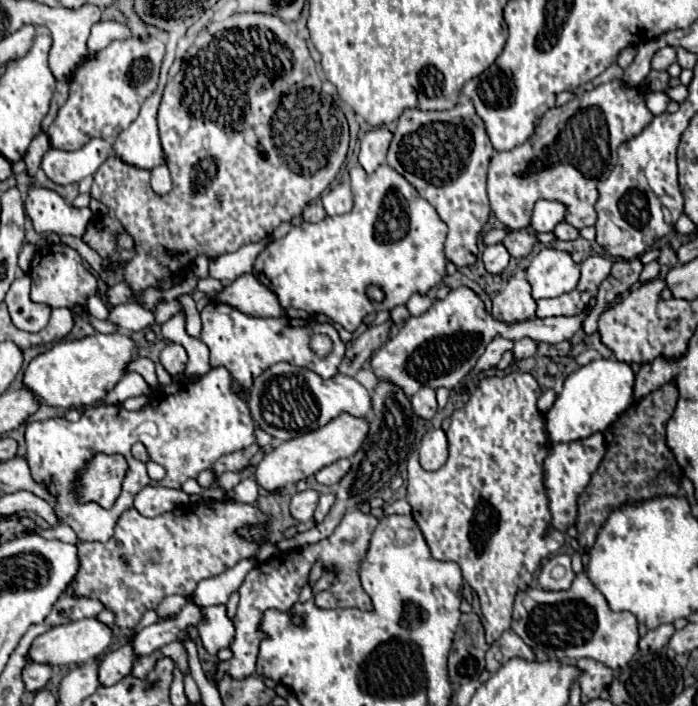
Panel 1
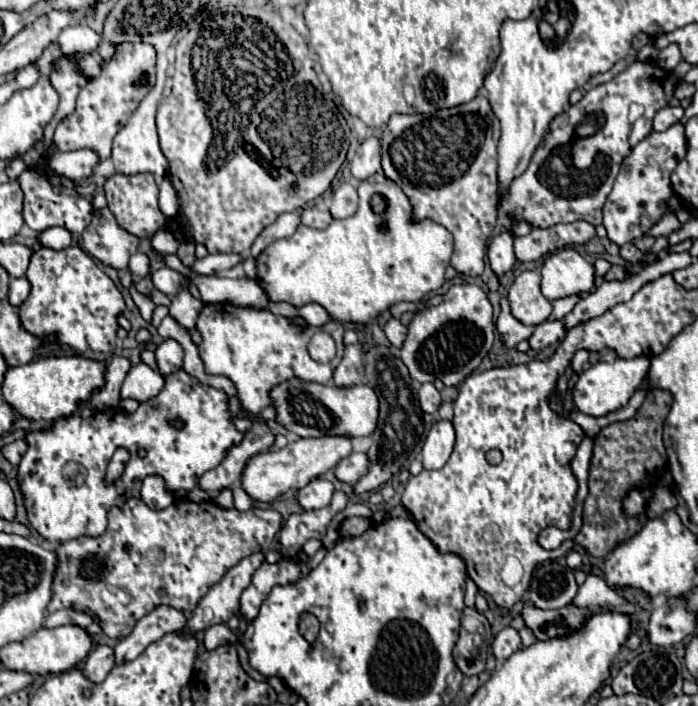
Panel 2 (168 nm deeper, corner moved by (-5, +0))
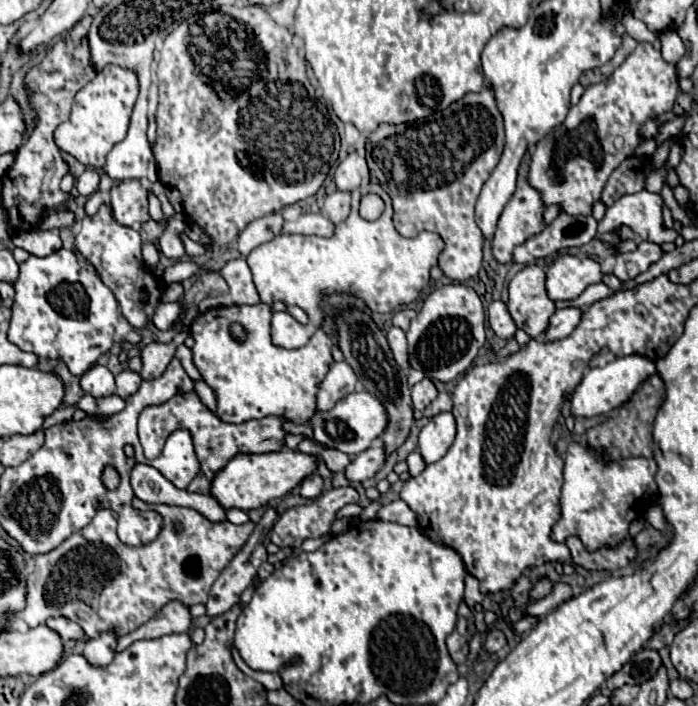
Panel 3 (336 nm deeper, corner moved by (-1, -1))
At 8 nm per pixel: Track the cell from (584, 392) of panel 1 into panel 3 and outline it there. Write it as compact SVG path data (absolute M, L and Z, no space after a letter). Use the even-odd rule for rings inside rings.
M627 355L627 357L619 357L615 361L611 361L605 367L595 367L589 369L583 375L583 381L579 383L579 387L575 389L573 397L571 397L571 413L577 417L597 417L597 415L605 415L613 409L617 409L621 403L625 403L635 389L641 385L641 381L645 381L647 377L651 377L655 373L655 363L643 355Z

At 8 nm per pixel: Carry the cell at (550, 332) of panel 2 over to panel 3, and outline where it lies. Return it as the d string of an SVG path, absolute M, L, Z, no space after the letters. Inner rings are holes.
M563 307L557 309L549 321L549 329L545 331L545 339L547 341L555 341L555 339L563 339L567 337L581 321L581 309L577 307Z

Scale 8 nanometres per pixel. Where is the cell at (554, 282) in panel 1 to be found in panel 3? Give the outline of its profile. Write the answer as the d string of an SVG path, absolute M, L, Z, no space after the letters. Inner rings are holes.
M563 255L547 271L547 293L553 301L577 299L589 285L601 283L603 271L589 257Z

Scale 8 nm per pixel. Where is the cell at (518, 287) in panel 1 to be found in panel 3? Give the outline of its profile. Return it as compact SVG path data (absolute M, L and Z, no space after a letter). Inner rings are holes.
M541 265L523 267L509 283L507 309L517 325L531 337L539 337L549 327L555 303L545 291L545 269Z

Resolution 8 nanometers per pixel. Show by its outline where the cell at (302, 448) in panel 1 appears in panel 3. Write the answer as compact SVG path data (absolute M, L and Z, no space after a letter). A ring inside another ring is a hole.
M281 451L281 453L263 453L263 455L237 455L233 457L211 481L211 497L227 509L257 509L267 505L267 501L285 497L293 487L297 487L307 475L317 471L317 459L301 451Z

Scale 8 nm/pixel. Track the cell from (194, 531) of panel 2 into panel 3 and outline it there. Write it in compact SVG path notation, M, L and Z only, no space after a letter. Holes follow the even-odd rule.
M137 497L133 507L161 513L165 525L157 541L141 547L121 545L117 539L117 513L99 509L87 527L73 533L57 549L35 557L35 569L25 579L25 609L11 613L9 619L23 619L29 627L37 627L49 617L61 615L79 623L87 637L97 637L103 631L127 635L173 599L189 607L207 603L211 585L255 529L251 521L245 525L209 523L195 509L151 505Z

